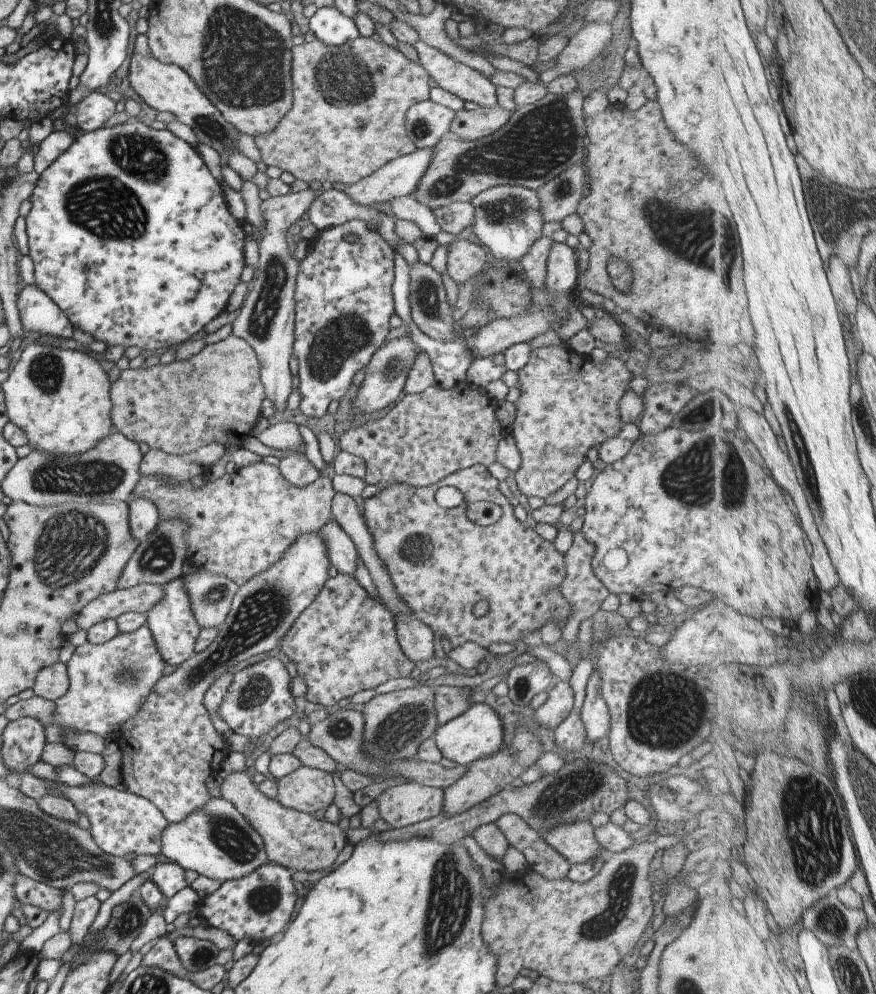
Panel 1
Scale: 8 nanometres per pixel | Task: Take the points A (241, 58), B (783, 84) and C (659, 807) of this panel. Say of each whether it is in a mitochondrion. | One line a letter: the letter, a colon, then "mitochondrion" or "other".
A: mitochondrion
B: other
C: other

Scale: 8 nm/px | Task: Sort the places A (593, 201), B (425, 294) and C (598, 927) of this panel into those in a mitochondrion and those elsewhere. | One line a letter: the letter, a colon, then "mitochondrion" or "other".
A: other
B: mitochondrion
C: mitochondrion

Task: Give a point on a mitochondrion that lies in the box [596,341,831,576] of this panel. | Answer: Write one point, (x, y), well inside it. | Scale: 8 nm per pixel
(710, 471)

